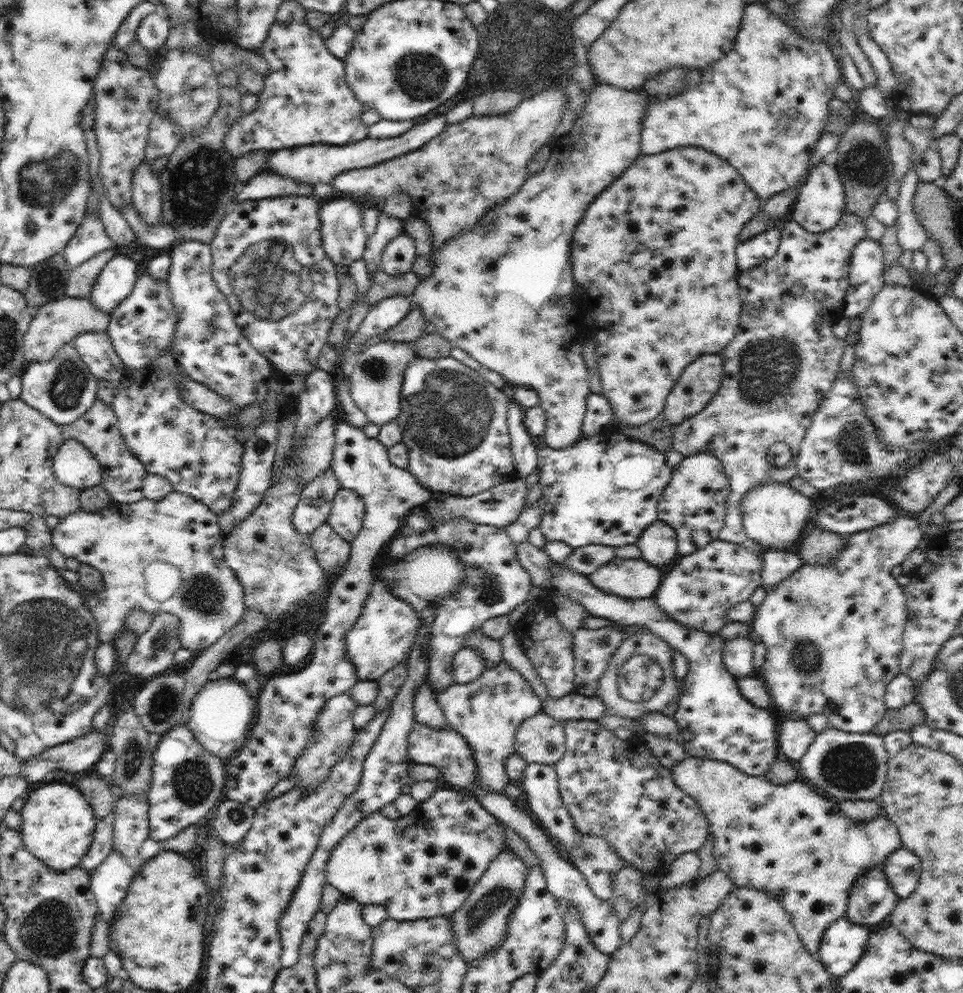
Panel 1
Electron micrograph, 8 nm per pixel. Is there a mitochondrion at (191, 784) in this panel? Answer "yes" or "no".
yes

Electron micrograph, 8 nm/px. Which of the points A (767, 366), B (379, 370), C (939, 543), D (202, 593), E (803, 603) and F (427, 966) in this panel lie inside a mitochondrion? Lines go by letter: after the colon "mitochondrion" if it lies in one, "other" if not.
A: mitochondrion
B: mitochondrion
C: other
D: mitochondrion
E: mitochondrion
F: other

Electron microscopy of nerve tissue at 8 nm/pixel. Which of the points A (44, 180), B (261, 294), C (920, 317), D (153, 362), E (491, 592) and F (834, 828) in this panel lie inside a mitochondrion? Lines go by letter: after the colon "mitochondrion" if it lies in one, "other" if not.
A: mitochondrion
B: mitochondrion
C: other
D: other
E: mitochondrion
F: other

